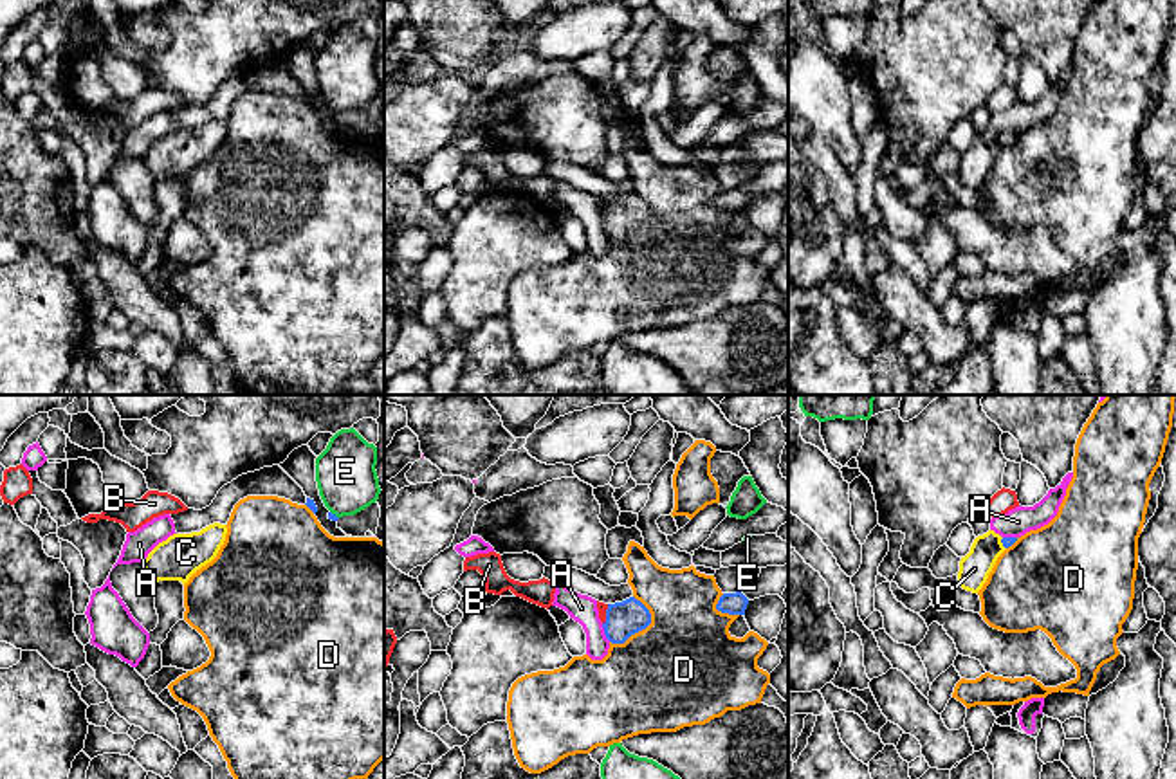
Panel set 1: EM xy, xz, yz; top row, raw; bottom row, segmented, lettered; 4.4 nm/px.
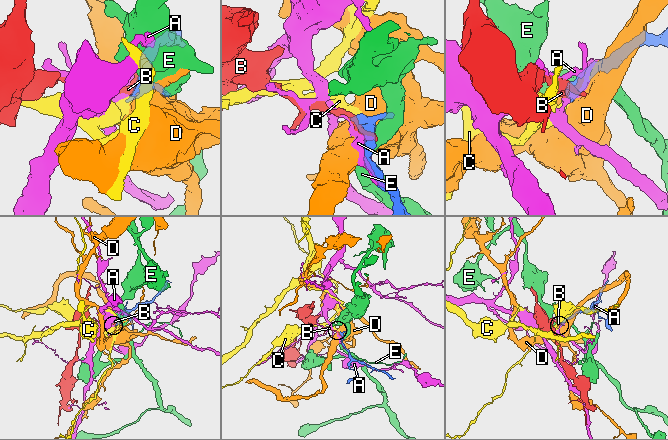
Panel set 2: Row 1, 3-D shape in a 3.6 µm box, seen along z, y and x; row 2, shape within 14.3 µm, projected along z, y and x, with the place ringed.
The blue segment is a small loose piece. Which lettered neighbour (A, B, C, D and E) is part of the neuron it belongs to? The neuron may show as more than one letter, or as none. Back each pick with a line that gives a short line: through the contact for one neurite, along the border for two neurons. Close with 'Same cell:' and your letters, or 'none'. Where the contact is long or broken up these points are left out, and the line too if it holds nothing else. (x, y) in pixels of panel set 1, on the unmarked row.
C: Line: yz (1007, 137), (1001, 137), (974, 164)
Same cell: C

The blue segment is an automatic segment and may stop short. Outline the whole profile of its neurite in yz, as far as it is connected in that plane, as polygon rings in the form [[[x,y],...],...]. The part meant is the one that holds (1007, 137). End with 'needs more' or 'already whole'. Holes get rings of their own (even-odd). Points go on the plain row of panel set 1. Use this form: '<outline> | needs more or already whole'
[[[994,126],[978,132],[970,148],[960,157],[960,182],[967,188],[978,189],[987,179],[997,153],[1015,137],[1017,133],[1001,133]]] | needs more

